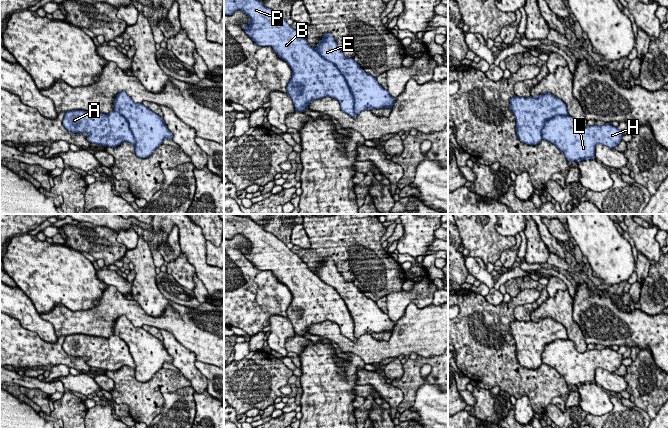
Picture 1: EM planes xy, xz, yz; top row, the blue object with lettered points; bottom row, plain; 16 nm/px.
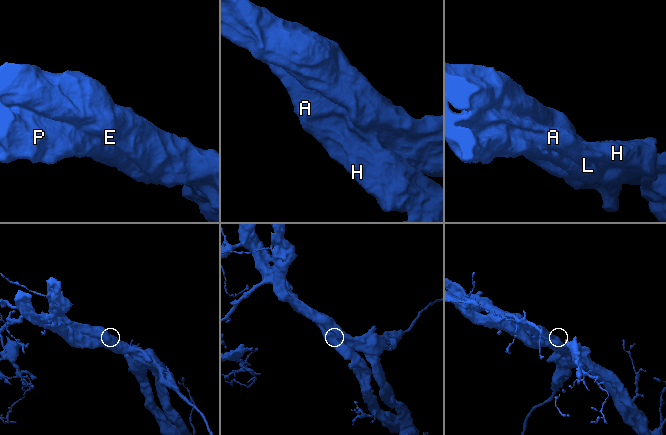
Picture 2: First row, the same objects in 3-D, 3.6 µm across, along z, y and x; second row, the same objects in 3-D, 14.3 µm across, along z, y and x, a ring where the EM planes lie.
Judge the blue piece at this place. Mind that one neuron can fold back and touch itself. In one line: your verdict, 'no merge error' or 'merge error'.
merge error

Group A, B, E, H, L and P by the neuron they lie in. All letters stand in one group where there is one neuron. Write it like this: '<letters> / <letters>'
A B H L P / E

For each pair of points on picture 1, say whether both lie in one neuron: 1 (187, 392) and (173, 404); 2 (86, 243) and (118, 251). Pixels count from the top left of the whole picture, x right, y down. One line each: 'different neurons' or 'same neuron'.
1: same neuron
2: same neuron

